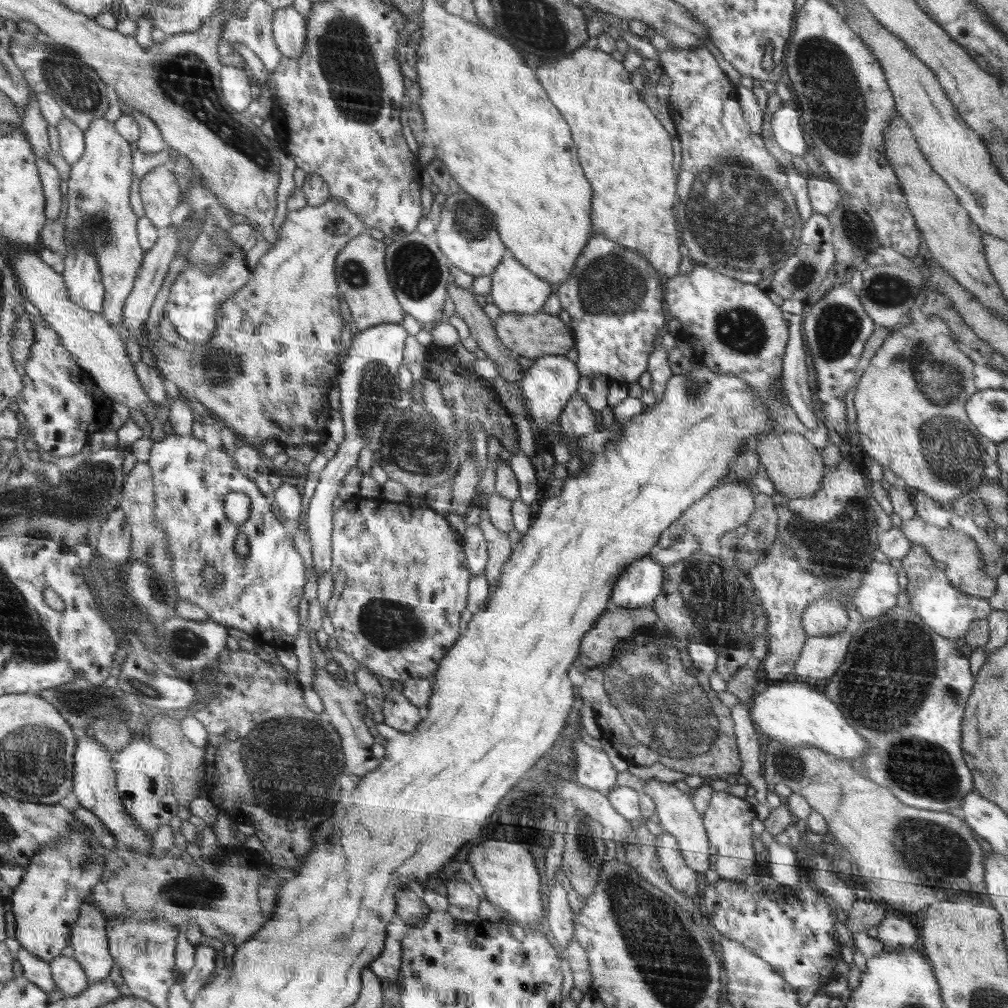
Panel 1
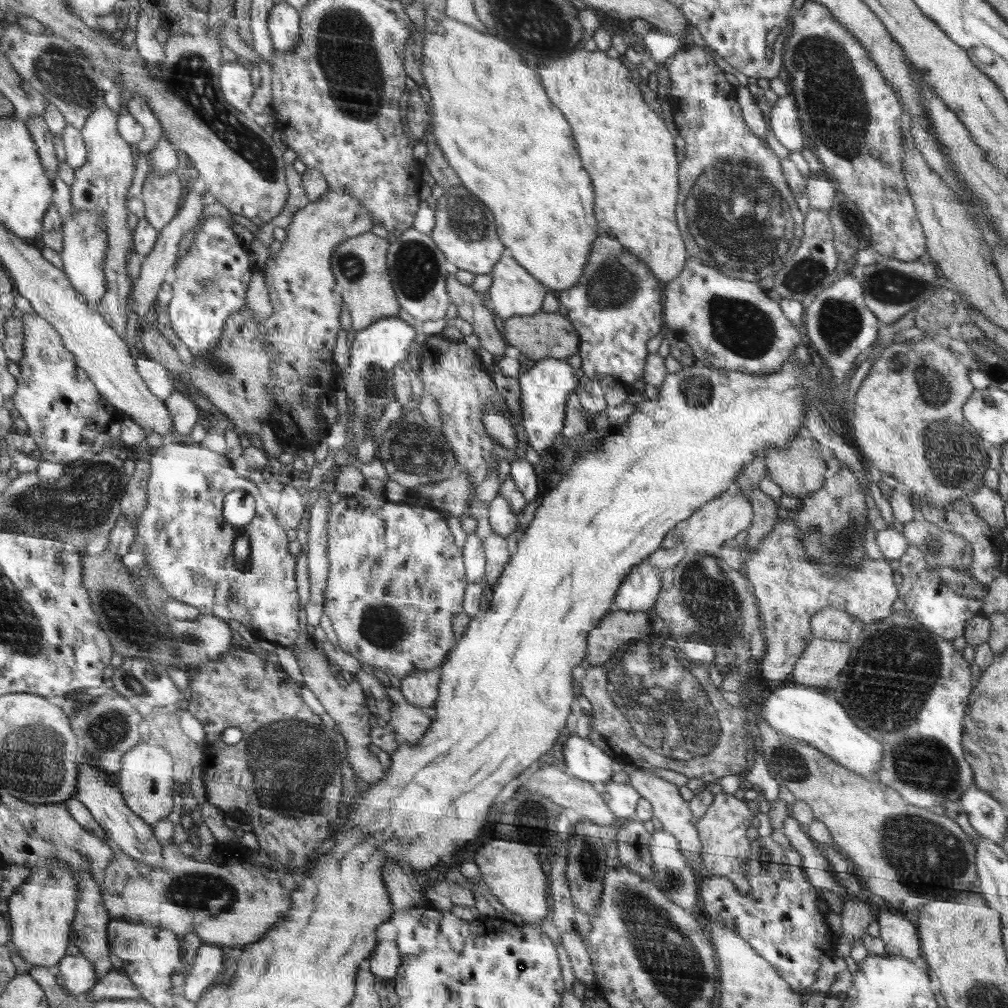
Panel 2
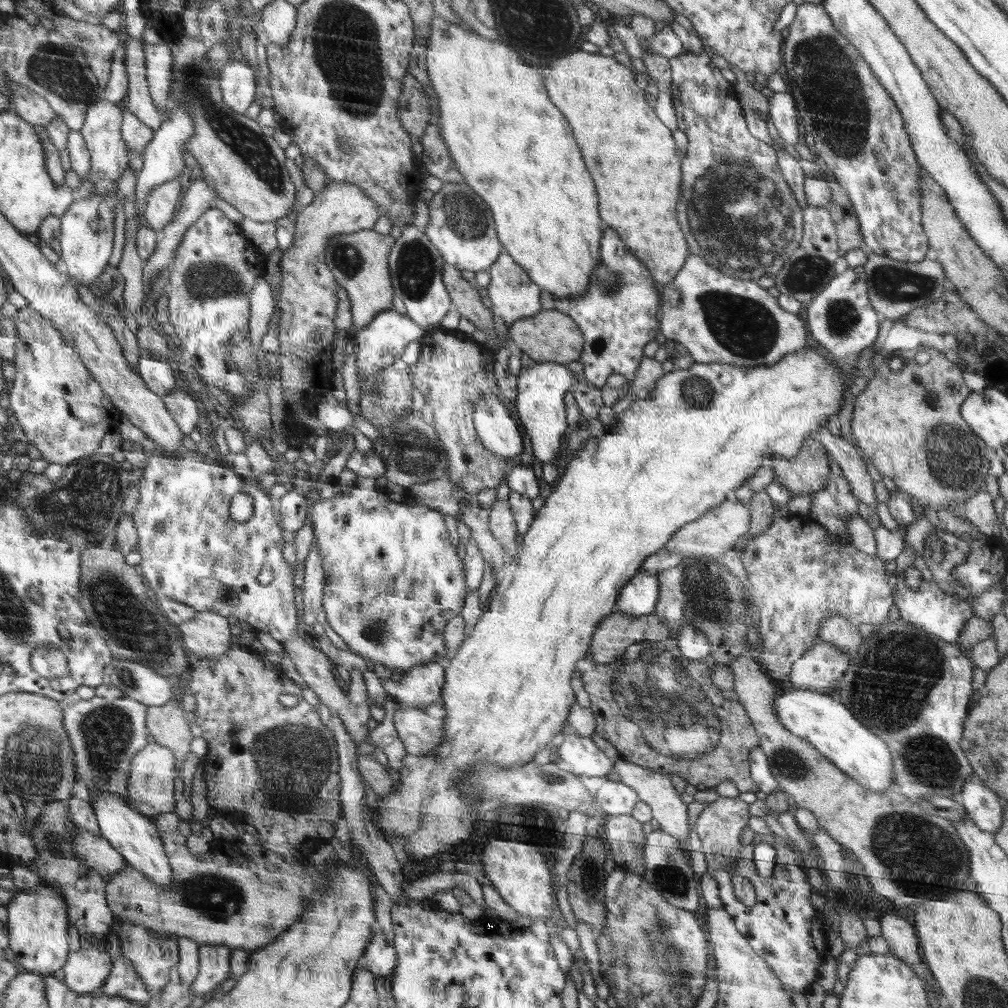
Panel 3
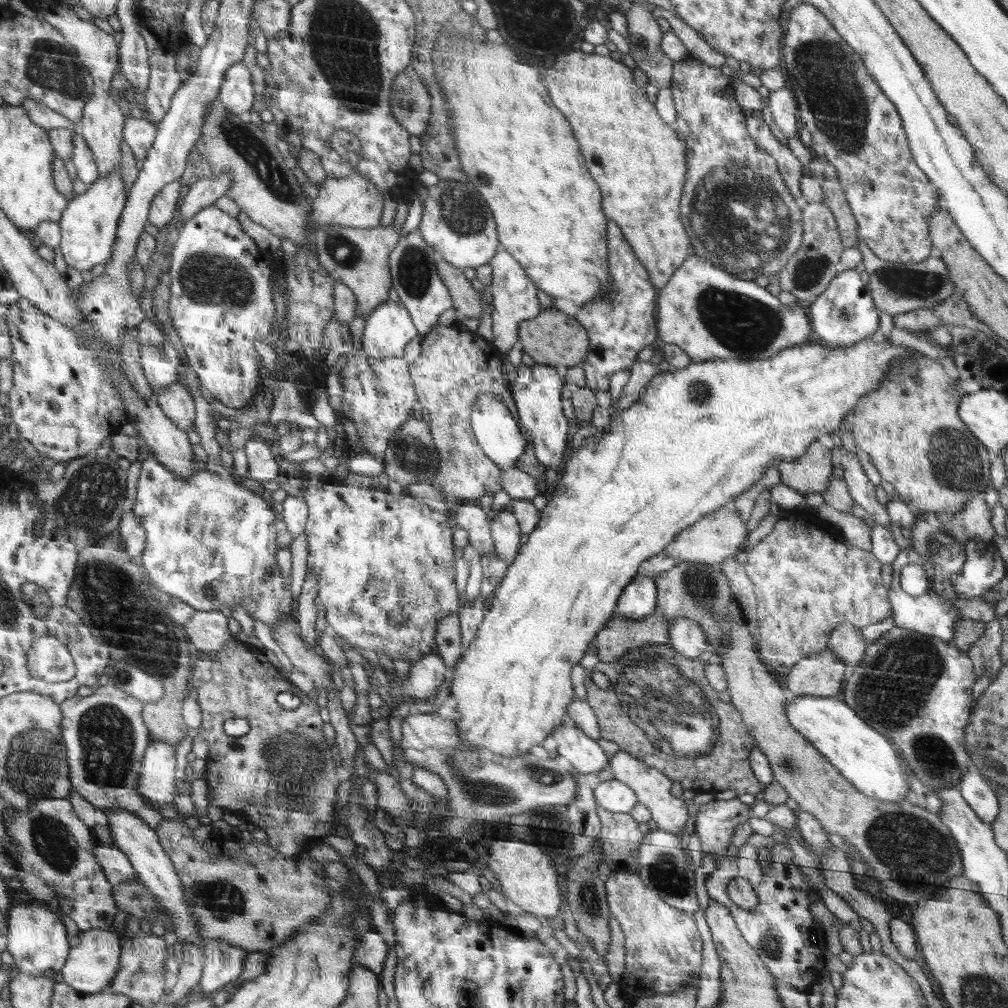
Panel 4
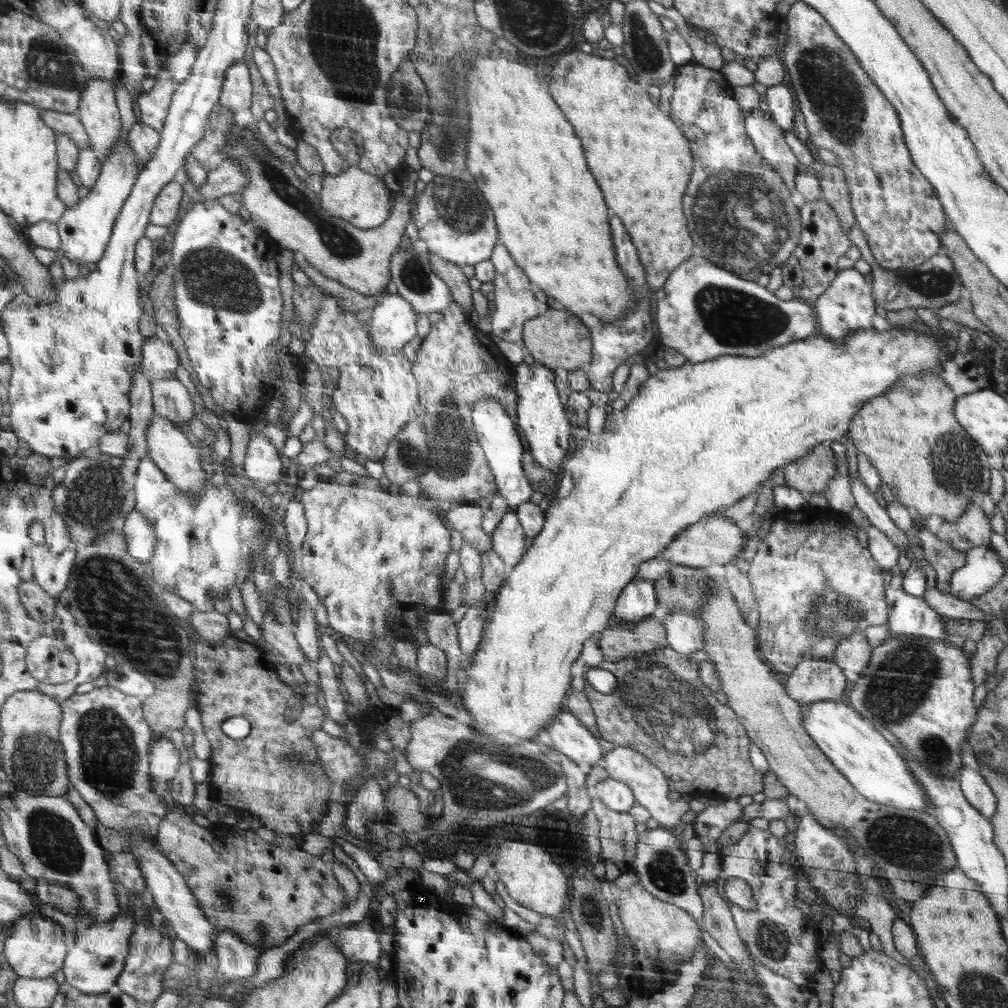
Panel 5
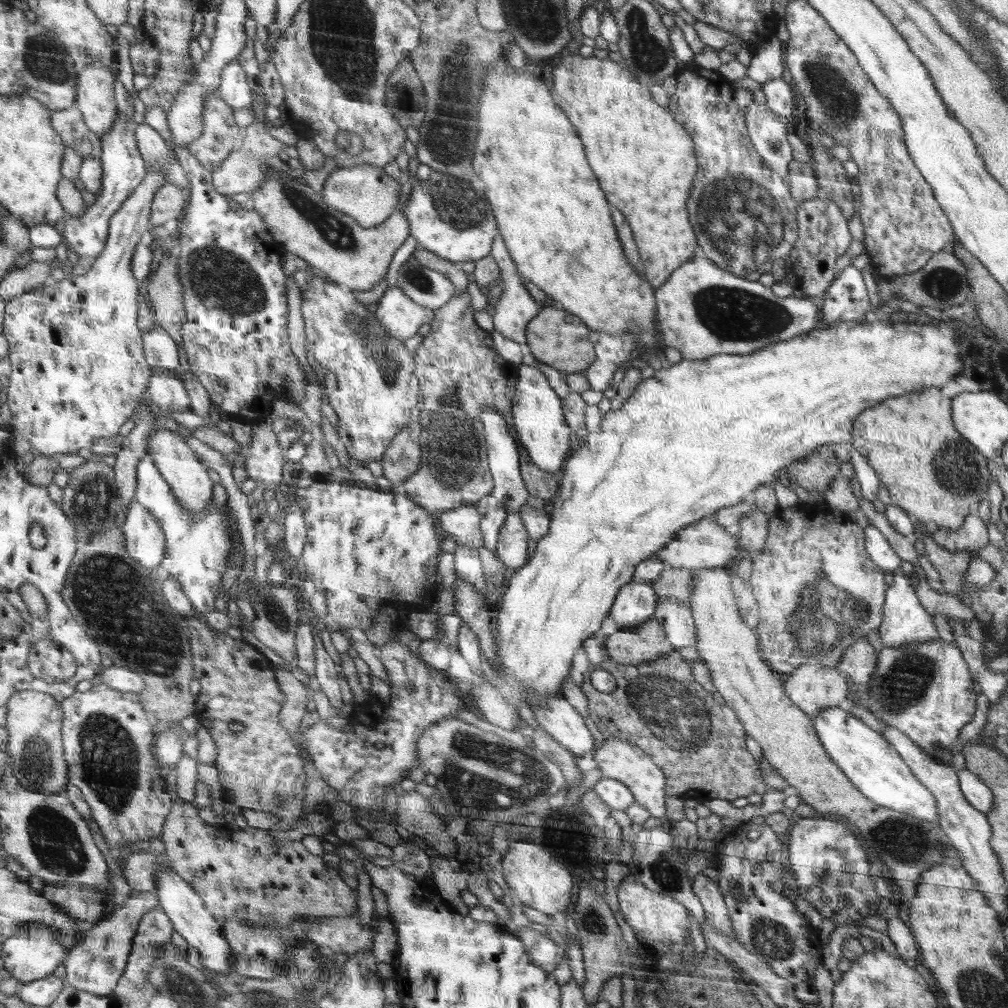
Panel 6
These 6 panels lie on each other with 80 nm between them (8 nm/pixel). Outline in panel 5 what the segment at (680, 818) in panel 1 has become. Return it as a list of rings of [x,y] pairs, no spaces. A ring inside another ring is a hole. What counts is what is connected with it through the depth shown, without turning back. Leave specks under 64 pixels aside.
[[[615,745],[614,749],[604,751],[603,757],[597,762],[602,766],[610,779],[626,783],[635,796],[635,802],[648,810],[650,816],[656,820],[660,826],[677,830],[683,823],[680,817],[690,810],[690,805],[683,798],[672,802],[668,799],[670,794],[669,777],[665,775],[647,756],[636,749],[628,748],[626,745]]]

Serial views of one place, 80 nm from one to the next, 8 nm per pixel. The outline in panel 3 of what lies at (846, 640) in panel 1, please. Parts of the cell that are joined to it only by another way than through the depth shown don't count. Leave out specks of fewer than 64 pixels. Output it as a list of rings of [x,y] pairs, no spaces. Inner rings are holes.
[[[819,639],[814,647],[793,664],[792,674],[788,676],[788,686],[833,695],[832,688],[849,668],[848,662],[848,652]]]

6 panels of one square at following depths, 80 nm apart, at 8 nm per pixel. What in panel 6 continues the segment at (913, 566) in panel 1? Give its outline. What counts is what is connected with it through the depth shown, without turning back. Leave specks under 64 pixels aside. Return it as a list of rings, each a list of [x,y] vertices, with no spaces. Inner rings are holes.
[[[901,570],[893,573],[894,580],[886,591],[884,606],[884,620],[877,628],[880,642],[884,648],[898,648],[908,646],[910,643],[924,643],[938,639],[938,631],[932,622],[932,615],[921,607],[920,601],[912,588],[912,580]]]

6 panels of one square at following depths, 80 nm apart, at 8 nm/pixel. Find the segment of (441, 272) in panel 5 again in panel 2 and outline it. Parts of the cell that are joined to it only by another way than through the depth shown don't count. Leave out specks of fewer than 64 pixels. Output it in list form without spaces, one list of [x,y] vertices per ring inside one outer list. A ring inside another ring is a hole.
[[[455,269],[450,270],[445,285],[451,303],[457,306],[457,316],[470,323],[473,333],[480,340],[480,346],[496,358],[502,356],[506,348],[506,340],[496,325],[492,310],[485,307],[481,293],[456,279]]]

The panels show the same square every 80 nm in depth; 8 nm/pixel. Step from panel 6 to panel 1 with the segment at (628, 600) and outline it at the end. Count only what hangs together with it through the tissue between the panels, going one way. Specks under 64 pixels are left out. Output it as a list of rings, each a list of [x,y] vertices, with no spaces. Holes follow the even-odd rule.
[[[649,555],[634,561],[628,569],[618,577],[618,581],[614,584],[613,594],[611,595],[609,608],[640,608],[652,606],[652,600],[661,594],[665,584],[665,571],[662,565],[656,560],[652,560]]]

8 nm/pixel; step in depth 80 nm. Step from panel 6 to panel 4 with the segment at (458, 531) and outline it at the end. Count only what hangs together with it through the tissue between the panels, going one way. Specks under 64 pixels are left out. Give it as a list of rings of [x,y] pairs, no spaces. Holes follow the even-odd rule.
[[[470,500],[457,505],[454,509],[454,524],[456,528],[464,528],[468,532],[469,544],[483,555],[496,555],[496,544],[490,538],[490,529],[486,522],[484,510],[477,501]]]

